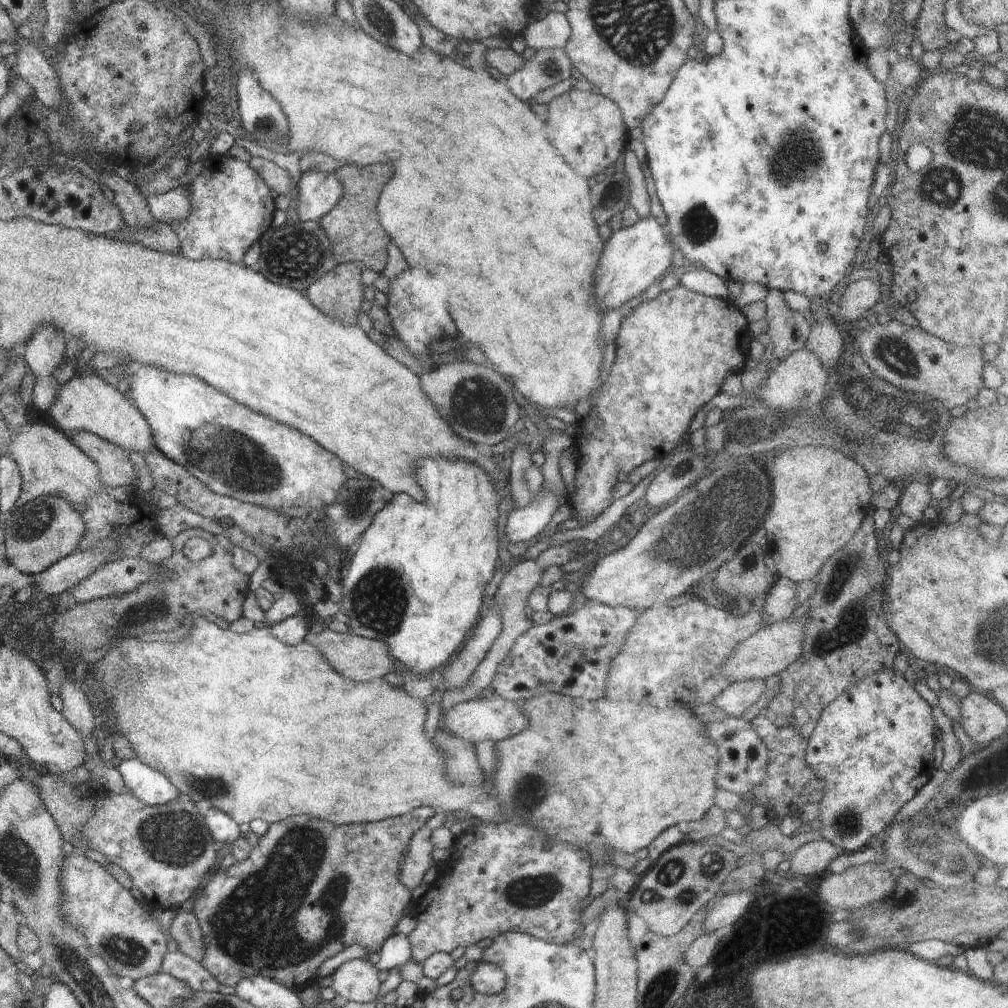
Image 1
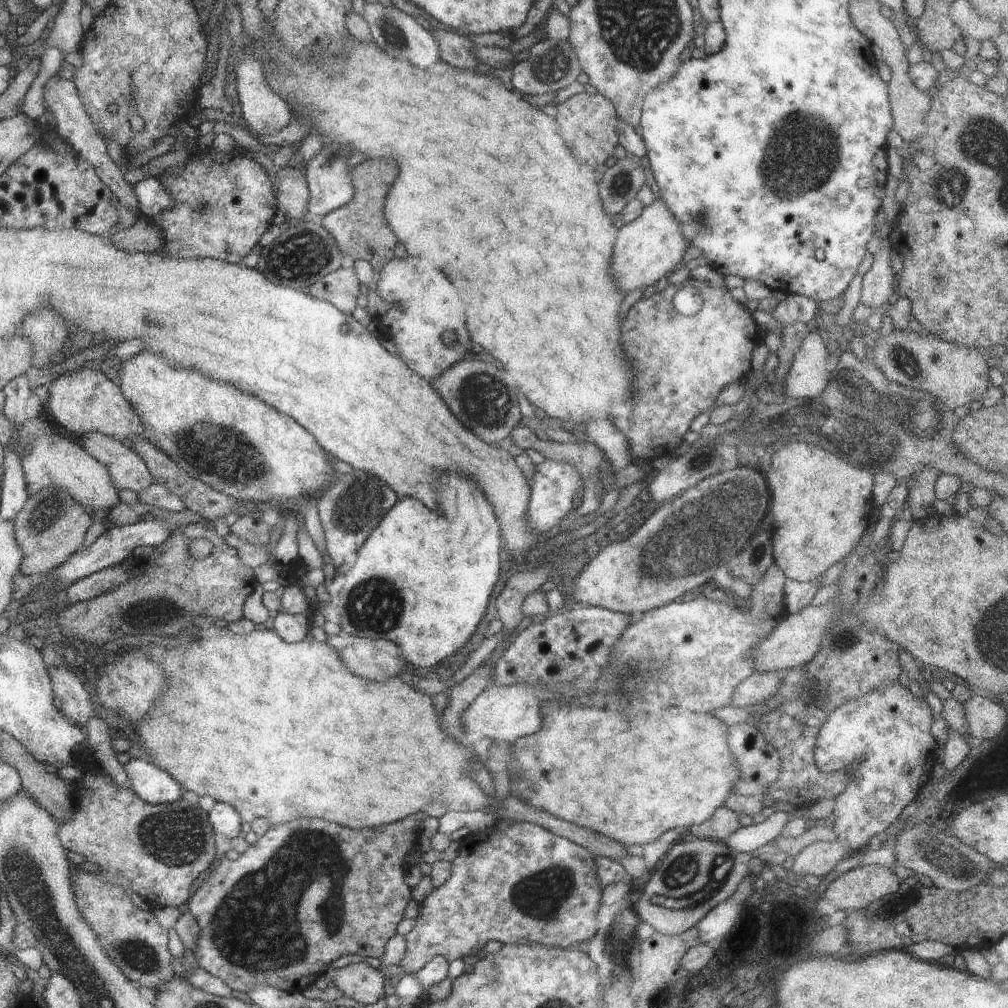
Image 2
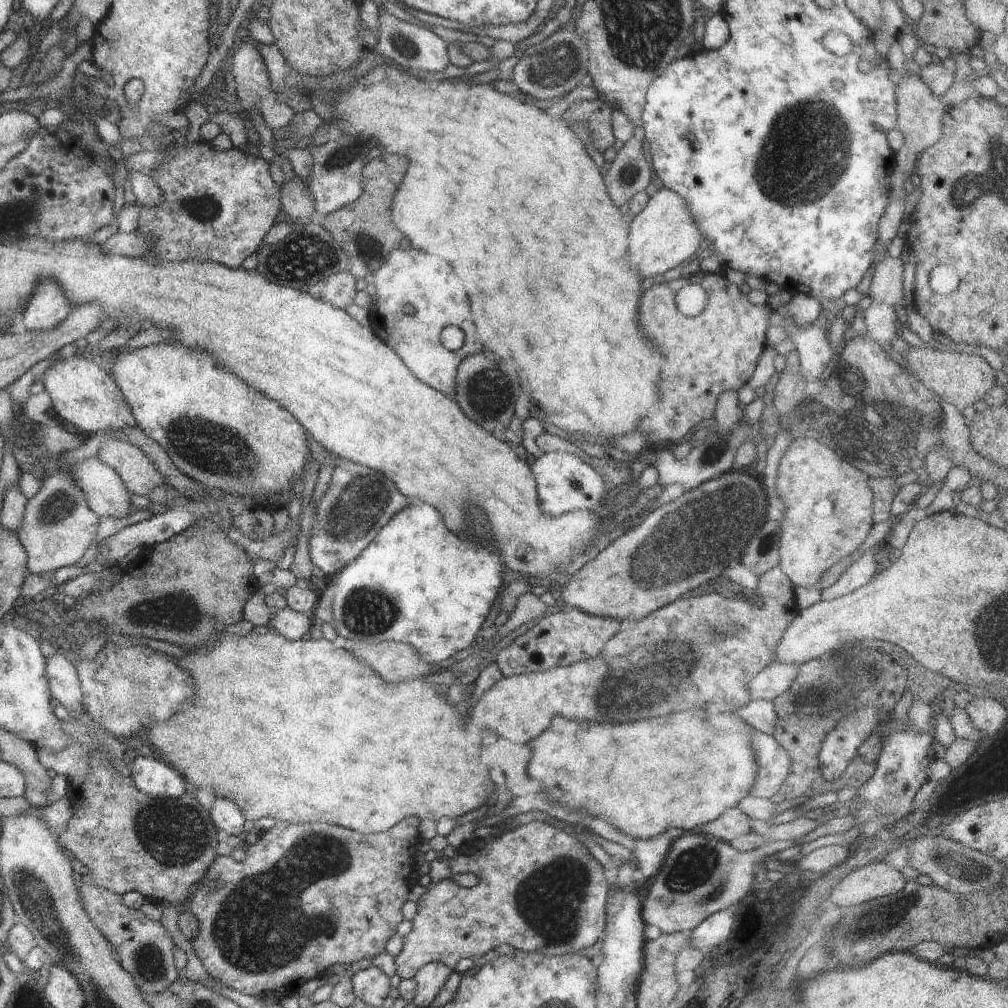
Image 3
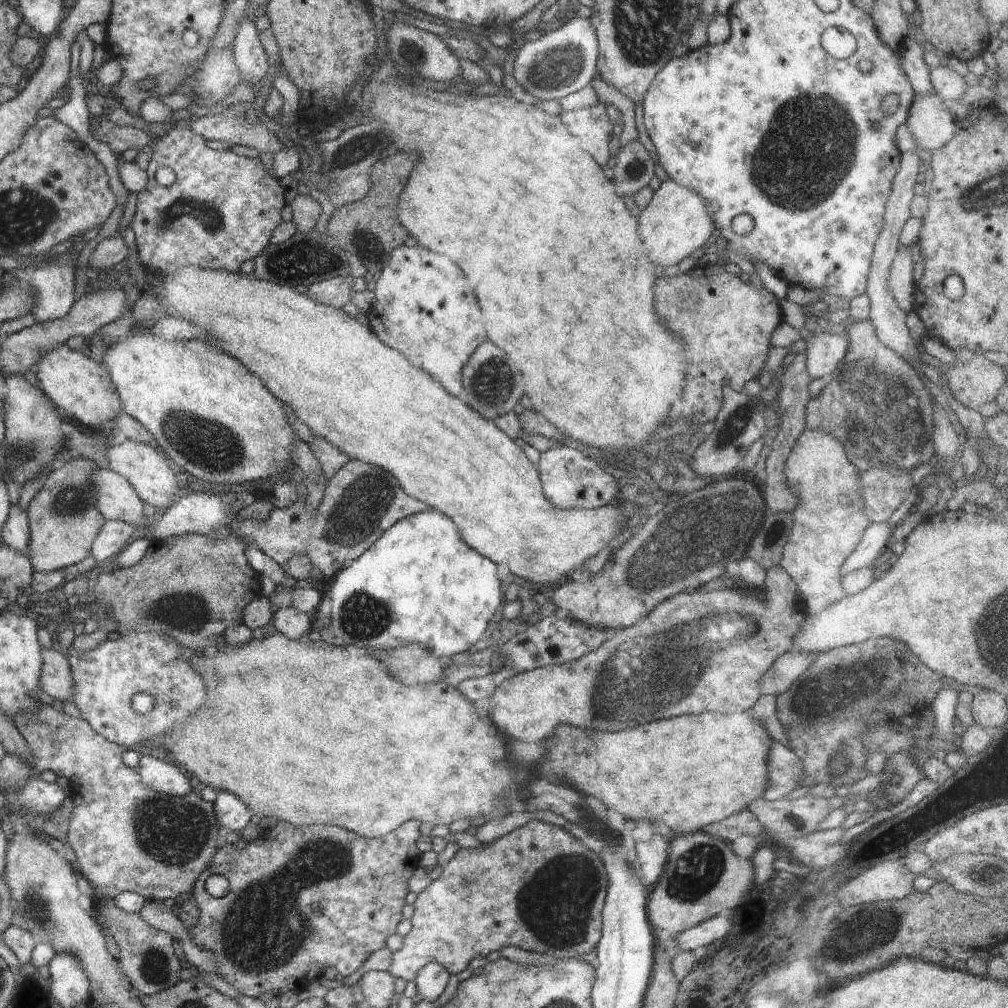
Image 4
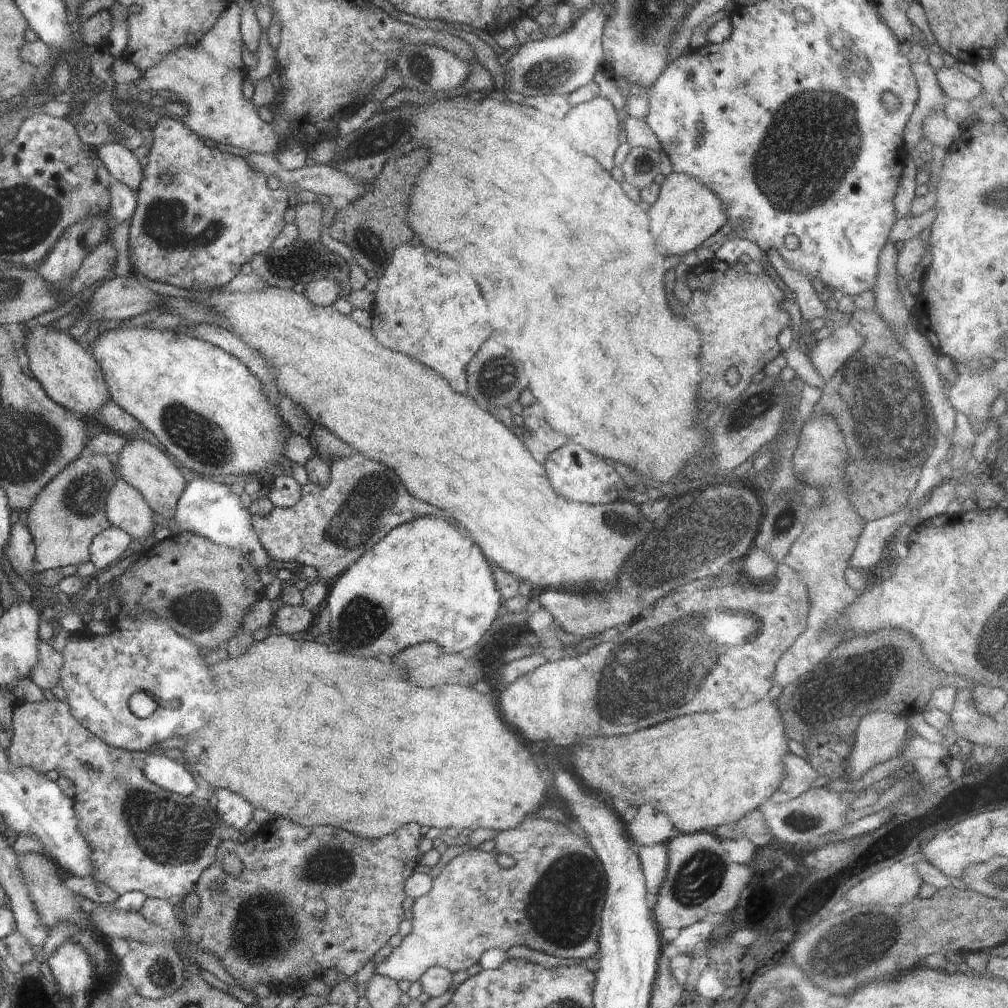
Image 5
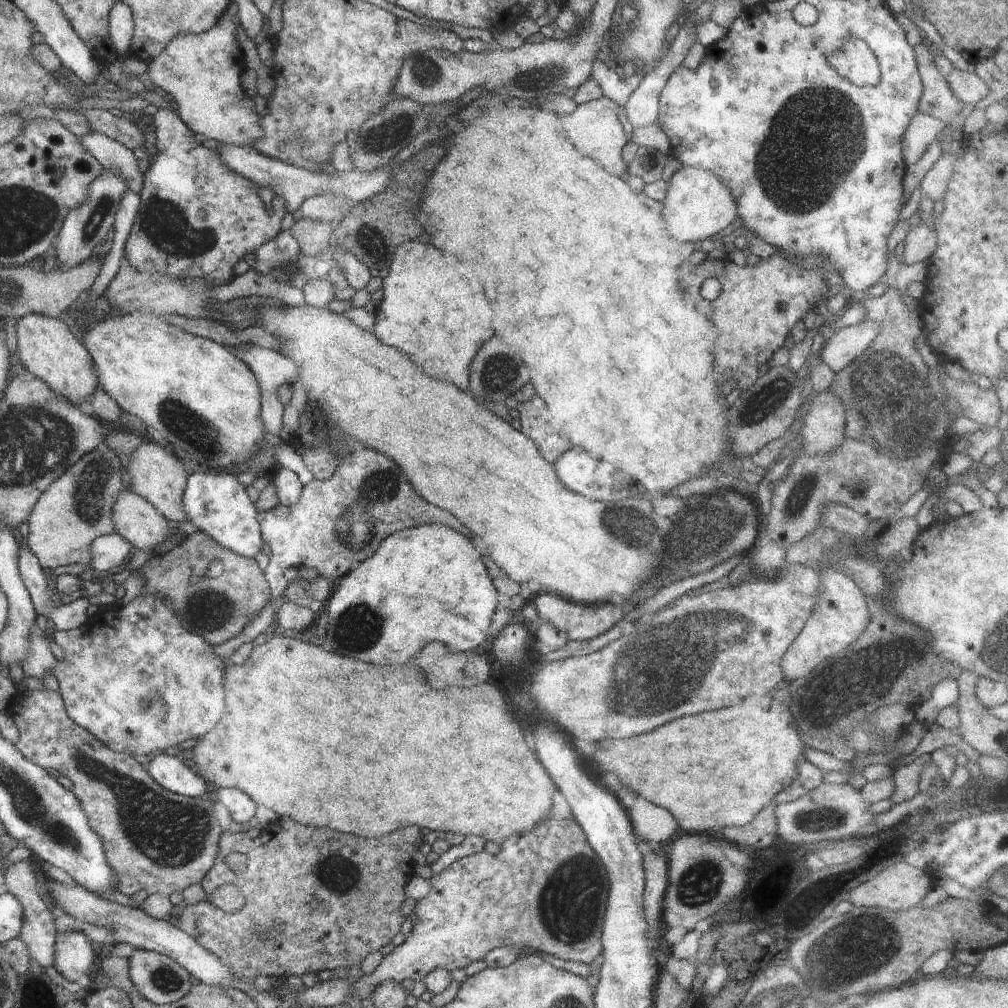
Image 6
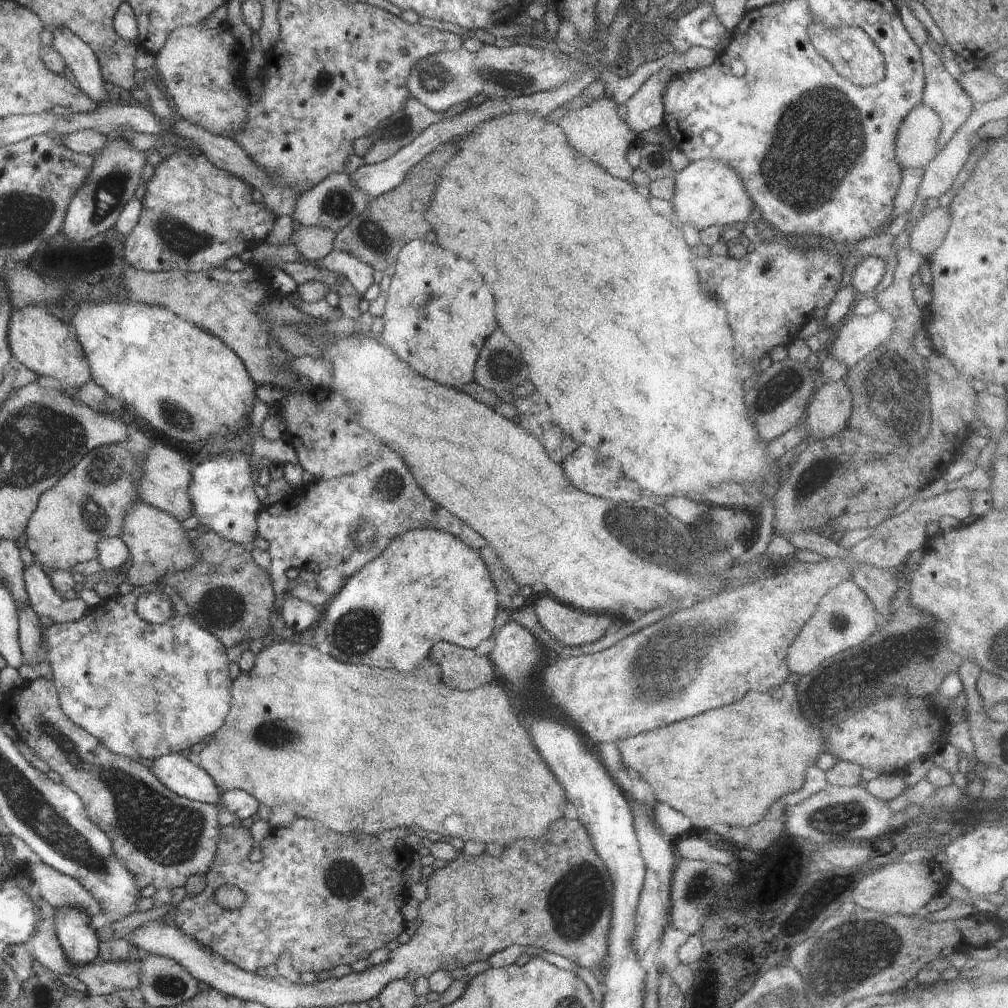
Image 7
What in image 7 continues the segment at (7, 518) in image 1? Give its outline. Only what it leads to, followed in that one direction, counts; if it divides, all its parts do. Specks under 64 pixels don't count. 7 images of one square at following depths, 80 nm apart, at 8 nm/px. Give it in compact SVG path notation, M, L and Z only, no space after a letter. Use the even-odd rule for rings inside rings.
M122 442L121 444L112 443L109 445L102 445L96 448L93 448L91 451L88 451L88 454L85 454L77 464L72 467L52 488L46 489L39 498L37 502L36 510L33 512L33 515L30 516L27 522L27 527L25 528L26 532L26 543L25 545L29 548L29 551L32 553L33 562L40 563L42 566L48 566L48 568L53 568L55 571L57 569L66 569L70 570L78 562L86 562L88 560L94 560L98 558L98 544L104 537L118 537L122 530L122 525L125 522L125 514L131 509L131 506L139 500L137 496L137 486L138 483L132 483L132 476L136 469L136 464L132 460L132 455L128 451L126 443Z

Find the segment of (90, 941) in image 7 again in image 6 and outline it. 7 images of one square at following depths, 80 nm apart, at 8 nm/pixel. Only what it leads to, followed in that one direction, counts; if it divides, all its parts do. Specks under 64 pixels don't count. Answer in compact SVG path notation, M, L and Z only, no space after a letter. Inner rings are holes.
M82 932L66 933L58 935L54 945L53 966L60 976L70 982L80 982L82 978L88 978L88 972L94 964L92 944Z

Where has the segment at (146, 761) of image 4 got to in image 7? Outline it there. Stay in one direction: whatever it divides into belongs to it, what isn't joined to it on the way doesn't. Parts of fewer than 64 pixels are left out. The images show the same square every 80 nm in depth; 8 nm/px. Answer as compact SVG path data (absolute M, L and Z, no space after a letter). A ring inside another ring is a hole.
M168 754L156 758L150 769L168 790L175 791L178 798L185 798L190 804L214 806L220 799L221 790L195 759Z

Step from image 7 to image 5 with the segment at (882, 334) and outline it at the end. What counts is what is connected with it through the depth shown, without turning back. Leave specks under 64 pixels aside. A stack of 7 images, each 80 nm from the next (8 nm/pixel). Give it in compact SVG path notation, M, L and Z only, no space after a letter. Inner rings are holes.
M837 325L833 333L819 340L816 345L809 348L809 359L818 374L825 380L831 379L847 360L863 343L861 335L854 327Z

